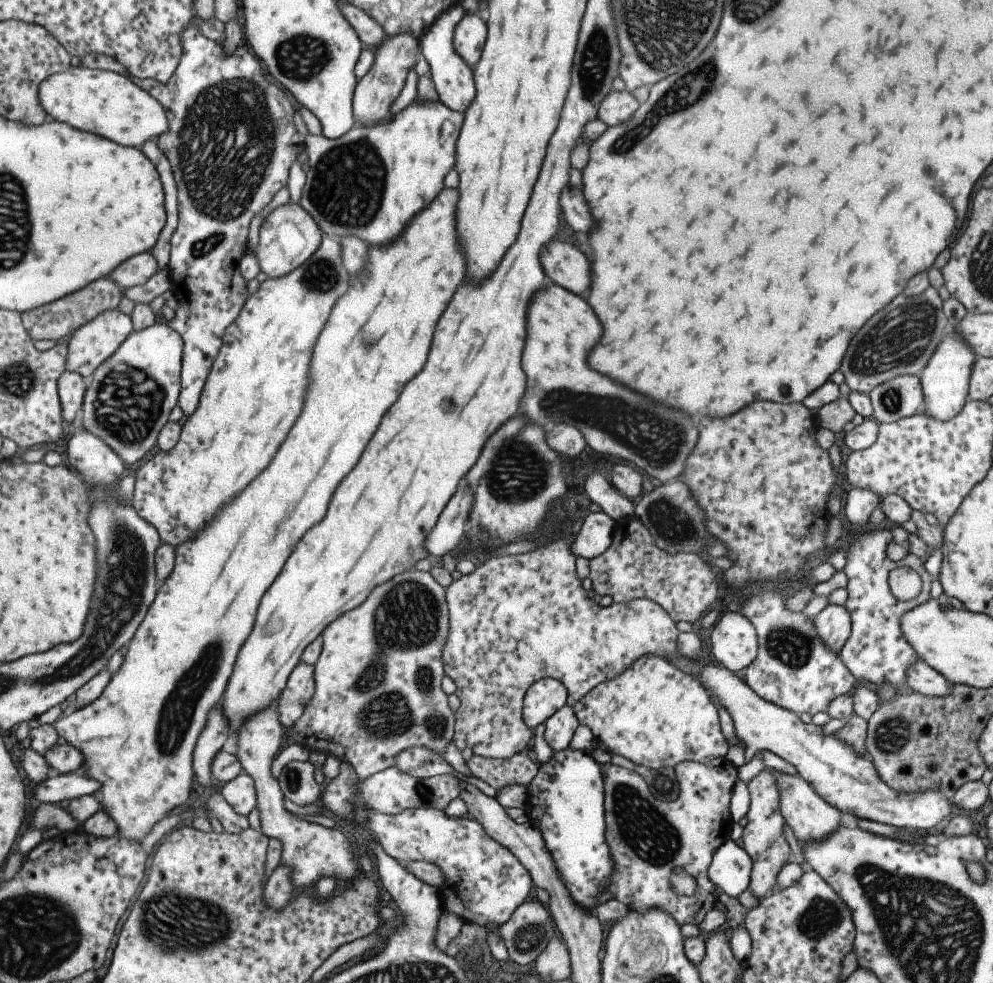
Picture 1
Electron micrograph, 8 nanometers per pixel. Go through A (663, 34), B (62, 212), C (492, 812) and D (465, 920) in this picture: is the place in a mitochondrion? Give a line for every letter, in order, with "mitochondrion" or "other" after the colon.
A: mitochondrion
B: other
C: other
D: other

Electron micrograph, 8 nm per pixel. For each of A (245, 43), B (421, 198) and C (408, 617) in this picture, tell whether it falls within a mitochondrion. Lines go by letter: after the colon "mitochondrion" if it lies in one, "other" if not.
A: other
B: other
C: mitochondrion

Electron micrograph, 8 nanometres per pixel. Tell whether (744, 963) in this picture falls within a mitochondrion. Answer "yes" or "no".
no

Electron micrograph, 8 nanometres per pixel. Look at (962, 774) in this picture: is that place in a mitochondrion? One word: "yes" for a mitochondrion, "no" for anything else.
no

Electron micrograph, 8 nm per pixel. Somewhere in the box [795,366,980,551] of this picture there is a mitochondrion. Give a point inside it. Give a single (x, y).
(891, 401)

